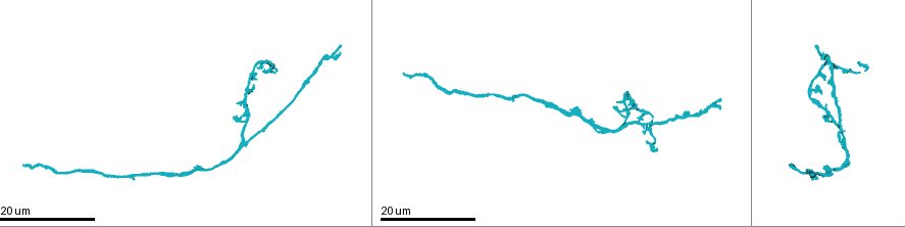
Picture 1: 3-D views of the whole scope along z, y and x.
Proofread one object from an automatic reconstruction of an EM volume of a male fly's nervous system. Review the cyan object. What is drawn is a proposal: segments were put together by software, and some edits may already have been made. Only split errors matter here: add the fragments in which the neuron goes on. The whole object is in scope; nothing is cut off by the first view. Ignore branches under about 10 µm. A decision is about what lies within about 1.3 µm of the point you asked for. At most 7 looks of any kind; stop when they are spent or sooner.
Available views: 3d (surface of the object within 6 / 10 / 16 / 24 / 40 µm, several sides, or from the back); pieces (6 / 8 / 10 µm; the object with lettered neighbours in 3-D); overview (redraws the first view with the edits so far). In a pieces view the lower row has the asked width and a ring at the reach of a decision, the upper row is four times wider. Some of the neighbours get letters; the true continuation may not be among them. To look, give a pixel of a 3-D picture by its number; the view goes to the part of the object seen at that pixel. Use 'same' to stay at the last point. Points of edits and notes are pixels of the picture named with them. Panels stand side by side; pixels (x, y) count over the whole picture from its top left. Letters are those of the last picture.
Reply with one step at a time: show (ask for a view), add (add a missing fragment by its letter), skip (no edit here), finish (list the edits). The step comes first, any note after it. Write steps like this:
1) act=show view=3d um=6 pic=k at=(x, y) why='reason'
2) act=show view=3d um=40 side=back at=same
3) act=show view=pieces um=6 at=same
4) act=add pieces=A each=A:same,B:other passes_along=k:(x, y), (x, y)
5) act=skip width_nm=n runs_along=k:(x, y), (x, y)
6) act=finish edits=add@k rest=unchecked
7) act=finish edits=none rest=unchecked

act=show view=3d um=16 pic=1 at=(22, 165) why='end of a long branch'

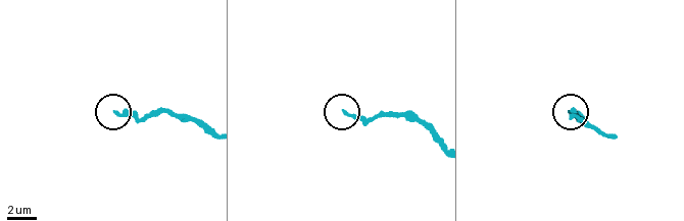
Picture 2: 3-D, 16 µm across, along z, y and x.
act=show view=3d um=10 pic=2 at=(117, 112)

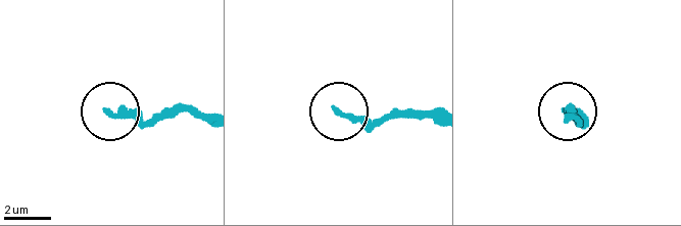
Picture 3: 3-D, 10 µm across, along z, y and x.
act=show view=pieces um=10 pic=3 at=(106, 111)

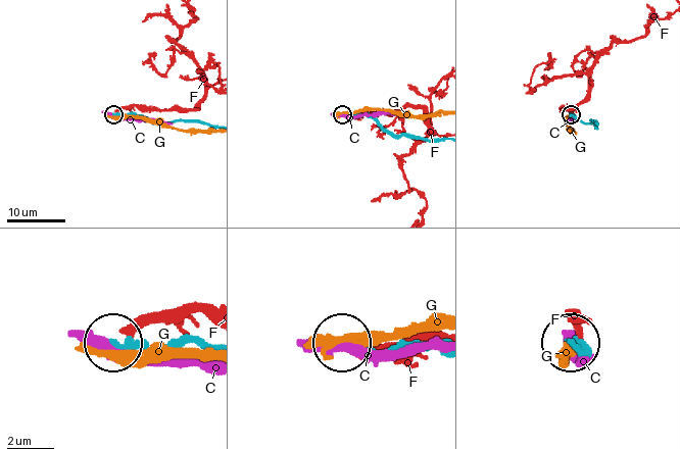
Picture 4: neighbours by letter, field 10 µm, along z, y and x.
act=skip width_nm=240 each=C:other,F:other,G:other runs_along=4:(427, 139), (388, 133), (369, 117), (342, 114) found='no lettered fragment goes on from it'

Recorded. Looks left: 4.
act=show view=3d um=16 pic=1 at=(612, 108)

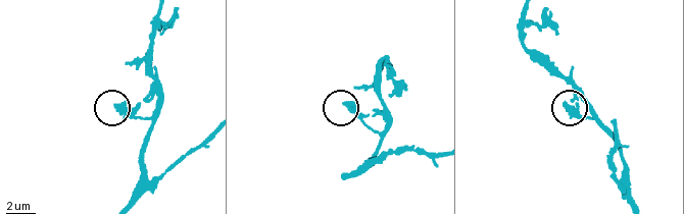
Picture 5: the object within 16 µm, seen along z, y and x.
act=show view=pieces um=6 pic=5 at=(344, 104)

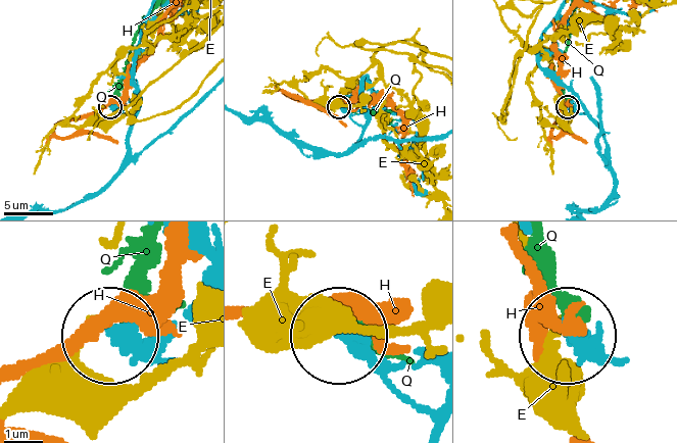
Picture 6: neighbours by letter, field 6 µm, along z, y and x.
act=skip each=E:other,H:other,Q:other runs_along=6:(430, 428), (345, 343) found='no lettered fragment goes on from it'

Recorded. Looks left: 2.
act=show view=3d um=24 pic=1 at=(251, 86) why='free end'

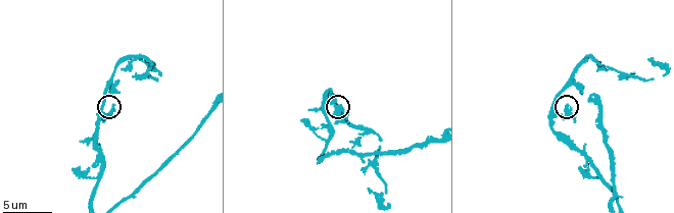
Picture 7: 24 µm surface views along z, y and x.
act=show view=pieces um=10 pic=7 at=(113, 105)

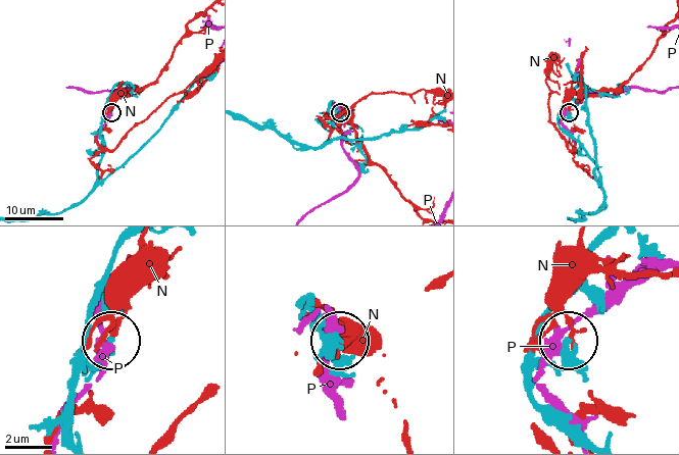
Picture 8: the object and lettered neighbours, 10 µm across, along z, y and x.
act=skip each=N:other,P:other found='none of them fits'

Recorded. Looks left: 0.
act=finish edits=none rest=unchecked

